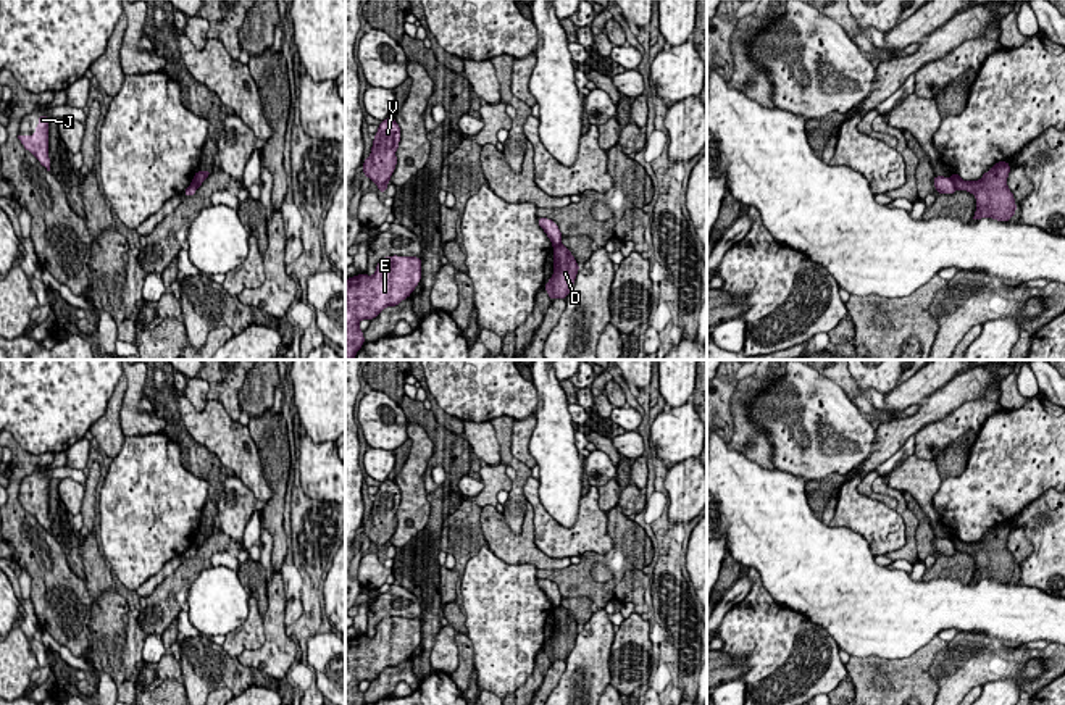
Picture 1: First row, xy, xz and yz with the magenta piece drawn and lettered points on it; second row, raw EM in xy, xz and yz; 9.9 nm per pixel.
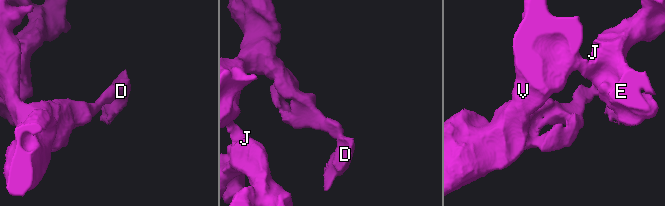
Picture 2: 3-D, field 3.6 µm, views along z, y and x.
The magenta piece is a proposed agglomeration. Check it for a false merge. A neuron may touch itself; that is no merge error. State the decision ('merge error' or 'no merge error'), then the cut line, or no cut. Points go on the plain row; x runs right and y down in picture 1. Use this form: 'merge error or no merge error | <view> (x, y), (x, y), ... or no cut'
merge error | yz (951, 539), (956, 550)

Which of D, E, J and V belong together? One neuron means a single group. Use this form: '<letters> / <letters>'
D / E J V

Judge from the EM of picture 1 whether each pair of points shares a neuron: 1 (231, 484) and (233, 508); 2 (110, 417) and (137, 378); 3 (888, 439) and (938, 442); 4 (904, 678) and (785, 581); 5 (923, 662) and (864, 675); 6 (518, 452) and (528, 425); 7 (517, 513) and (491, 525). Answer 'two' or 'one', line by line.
1: one
2: two
3: two
4: two
5: one
6: one
7: two

